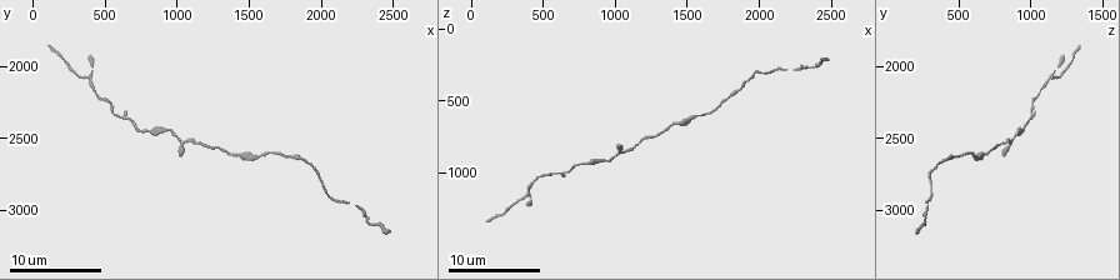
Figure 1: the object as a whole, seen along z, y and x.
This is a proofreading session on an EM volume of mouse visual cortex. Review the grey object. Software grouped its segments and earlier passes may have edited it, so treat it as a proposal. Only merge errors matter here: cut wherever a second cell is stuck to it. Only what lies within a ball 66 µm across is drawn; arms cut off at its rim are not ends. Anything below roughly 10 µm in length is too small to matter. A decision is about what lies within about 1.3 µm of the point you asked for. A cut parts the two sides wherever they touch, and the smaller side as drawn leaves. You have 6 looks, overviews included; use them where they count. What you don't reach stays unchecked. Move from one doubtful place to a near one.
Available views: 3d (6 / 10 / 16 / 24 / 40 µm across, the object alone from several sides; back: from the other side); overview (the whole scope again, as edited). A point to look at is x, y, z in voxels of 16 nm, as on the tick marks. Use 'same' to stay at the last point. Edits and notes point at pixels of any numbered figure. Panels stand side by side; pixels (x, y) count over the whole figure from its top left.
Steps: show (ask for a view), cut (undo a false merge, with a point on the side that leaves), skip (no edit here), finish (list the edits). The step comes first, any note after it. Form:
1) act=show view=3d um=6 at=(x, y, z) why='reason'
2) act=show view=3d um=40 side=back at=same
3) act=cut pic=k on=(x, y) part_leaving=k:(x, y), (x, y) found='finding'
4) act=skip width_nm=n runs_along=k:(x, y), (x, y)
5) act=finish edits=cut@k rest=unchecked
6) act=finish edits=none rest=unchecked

act=show view=3d um=6 at=(1560, 2620, 620) why='sudden change in width'

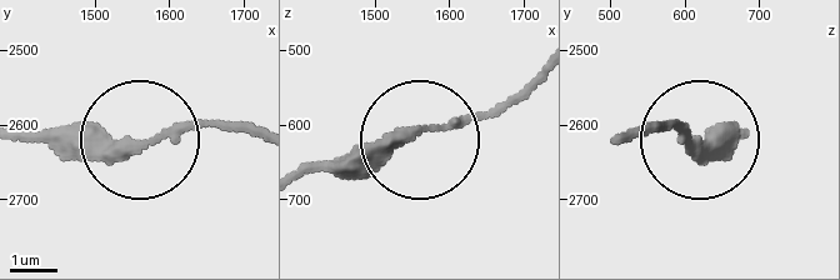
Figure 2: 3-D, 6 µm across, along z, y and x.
act=skip runs_along=2:(29, 133), (160, 144), (240, 120) found='one cell here'

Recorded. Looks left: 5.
act=show view=3d um=16 at=(940, 2460, 900) why='calibre changes'

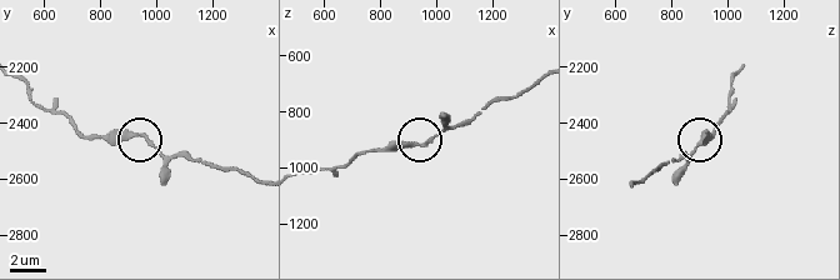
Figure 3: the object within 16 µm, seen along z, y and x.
act=show view=3d um=16 side=back at=(950, 2450, 910)

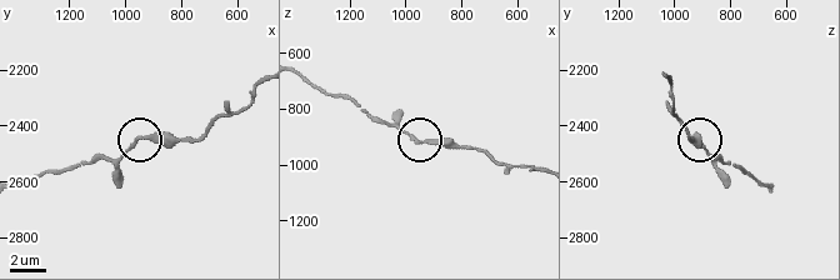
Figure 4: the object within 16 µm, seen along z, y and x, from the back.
act=skip found='one cell here'

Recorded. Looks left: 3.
act=show view=3d um=6 at=(580, 2360, 1000) why='a narrow waist'

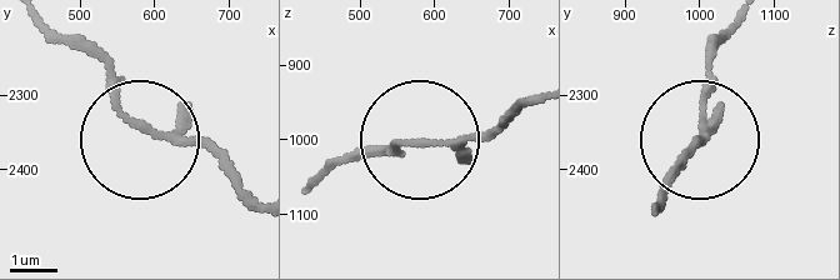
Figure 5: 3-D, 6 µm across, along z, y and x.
act=show view=3d um=6 side=back at=(585, 2345, 1000)

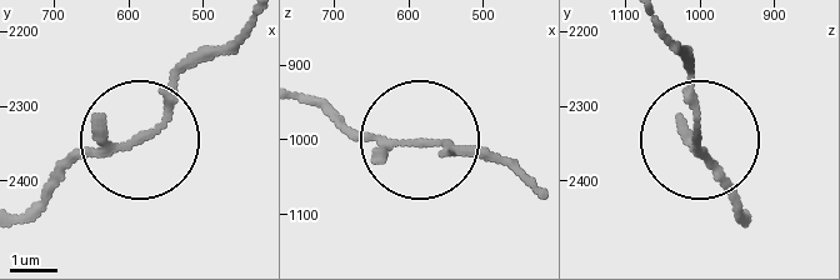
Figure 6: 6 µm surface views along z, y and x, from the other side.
act=skip runs_along=6:(304, 95), (375, 139), (491, 151) found='continuous, no second cell'

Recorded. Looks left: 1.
act=finish edits=none rest=unchecked

